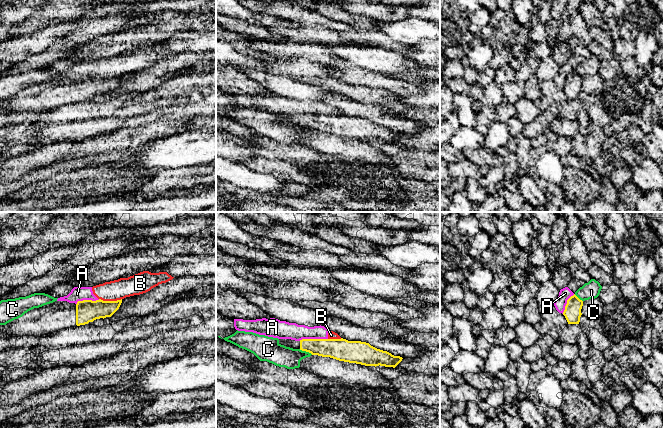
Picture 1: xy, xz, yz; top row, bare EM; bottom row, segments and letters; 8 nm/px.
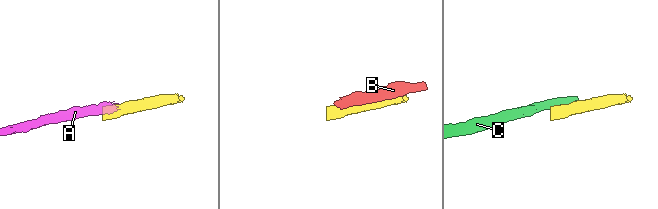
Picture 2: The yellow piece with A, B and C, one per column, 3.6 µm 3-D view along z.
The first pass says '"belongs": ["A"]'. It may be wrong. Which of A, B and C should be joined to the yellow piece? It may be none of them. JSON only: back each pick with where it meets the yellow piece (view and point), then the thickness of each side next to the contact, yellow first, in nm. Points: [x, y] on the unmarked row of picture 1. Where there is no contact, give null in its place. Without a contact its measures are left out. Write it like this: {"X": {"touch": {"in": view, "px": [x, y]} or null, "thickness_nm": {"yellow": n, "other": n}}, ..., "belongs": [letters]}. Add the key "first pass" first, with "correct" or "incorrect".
{"first pass": "incorrect", "belongs": []}

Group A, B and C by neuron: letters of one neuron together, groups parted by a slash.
A B / C

